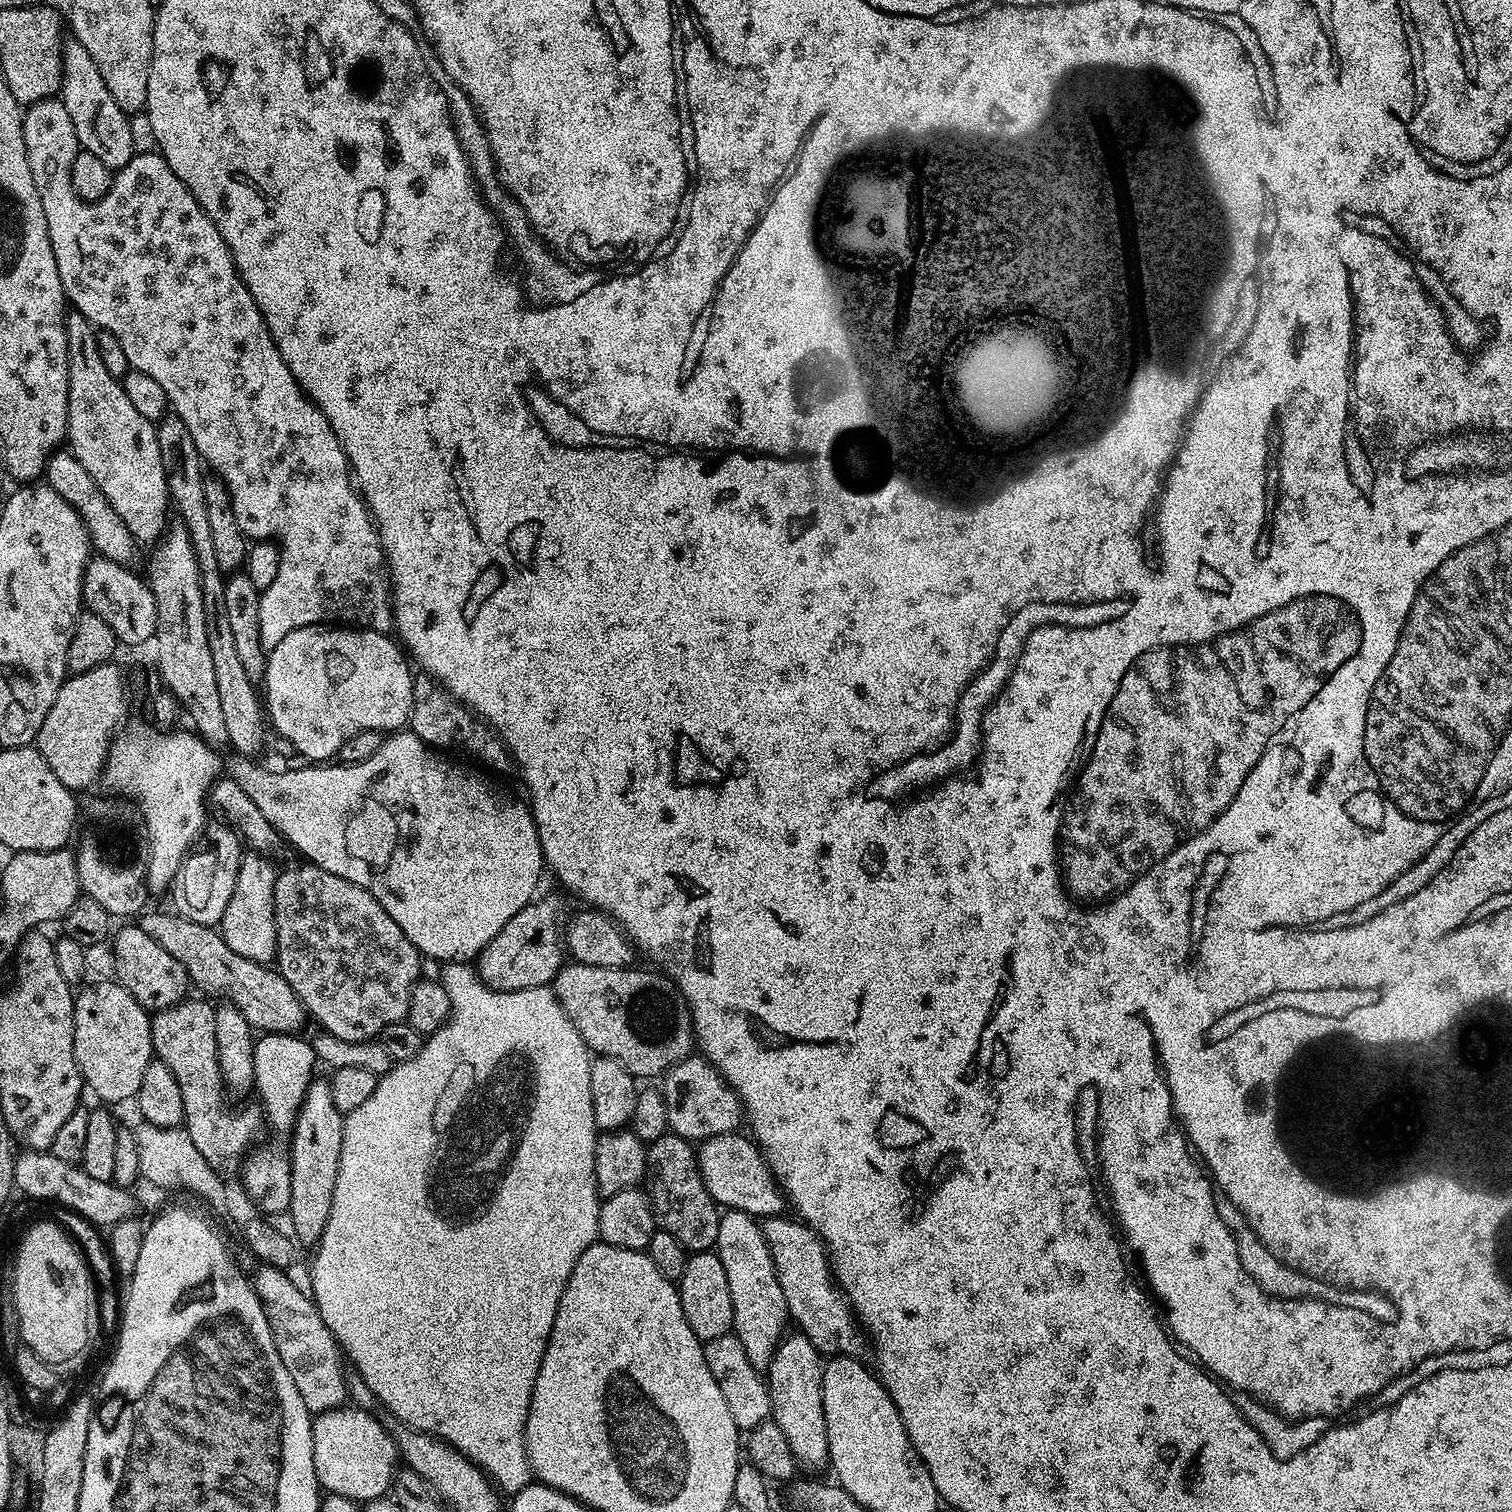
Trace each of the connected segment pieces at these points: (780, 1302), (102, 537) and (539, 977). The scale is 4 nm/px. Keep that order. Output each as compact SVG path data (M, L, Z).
M725 1211L718 1222L714 1251L726 1270L726 1282L730 1282L730 1302L734 1306L732 1332L738 1342L742 1342L752 1365L764 1370L786 1335L784 1327L789 1327L790 1317L760 1226L761 1221L757 1217L745 1212Z
M57 450L53 452L48 457L48 465L44 467L43 479L55 492L62 494L62 498L66 498L66 502L70 502L70 506L82 518L89 533L91 547L99 555L119 564L131 565L133 563L132 559L136 556L138 541L130 534L130 530L126 530L126 522L122 522L122 518L118 518L118 514L114 514L114 506L110 506L110 502L106 502L106 494L102 494L102 490L98 490L98 482L94 482L94 478L90 478L90 474L86 474L82 462L78 462L78 458L74 458L72 451Z
M533 899L480 951L474 967L480 980L496 992L513 992L531 988L547 988L566 963L562 943L560 904L556 900Z

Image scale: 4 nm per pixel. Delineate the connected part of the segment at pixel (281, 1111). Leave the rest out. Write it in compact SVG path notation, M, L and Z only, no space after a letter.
M269 1032L261 1035L254 1046L255 1095L260 1095L262 1116L276 1132L291 1133L296 1115L312 1085L316 1068L316 1052L303 1040L303 1035Z

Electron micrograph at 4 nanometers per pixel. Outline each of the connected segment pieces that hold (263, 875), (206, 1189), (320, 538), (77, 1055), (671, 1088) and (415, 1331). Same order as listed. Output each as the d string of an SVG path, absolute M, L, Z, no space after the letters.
M248 854L238 866L238 878L234 882L234 894L222 914L218 925L221 938L234 950L254 962L265 966L276 959L276 919L274 918L274 886L278 868L264 854Z
M142 1122L140 1124L141 1125L139 1127L138 1126L135 1127L134 1134L135 1134L135 1141L138 1142L138 1166L139 1166L140 1177L144 1182L147 1181L148 1183L158 1188L186 1188L188 1190L192 1190L198 1193L200 1197L210 1201L210 1204L216 1213L228 1218L230 1221L236 1223L237 1226L243 1226L244 1224L250 1222L250 1220L258 1216L257 1206L250 1198L250 1196L246 1194L243 1185L239 1181L230 1182L226 1184L223 1181L225 1179L221 1176L221 1173L218 1173L215 1170L213 1170L213 1167L210 1166L208 1161L206 1161L206 1158L204 1158L203 1155L199 1153L198 1146L194 1145L194 1142L191 1141L188 1132L185 1131L185 1129L182 1126L178 1128L166 1128L166 1127L154 1126L153 1124L147 1122Z
M49 98L27 105L23 114L22 134L30 162L30 174L34 178L38 198L42 198L42 214L46 214L46 230L50 234L50 246L54 250L54 262L58 262L58 278L62 278L67 303L75 311L81 312L99 331L109 332L114 334L114 338L118 338L122 351L126 353L129 369L150 374L150 378L154 378L154 382L158 382L158 386L166 390L171 411L182 418L182 422L186 422L186 430L190 430L194 446L198 446L201 461L226 482L230 498L234 502L234 518L245 537L253 541L273 540L280 545L278 578L274 578L274 582L270 582L270 586L260 593L258 618L262 646L265 650L270 650L278 646L278 642L282 642L286 634L311 624L355 626L370 632L391 633L394 628L392 581L388 575L388 565L384 563L384 547L376 522L354 483L346 454L330 422L326 422L326 414L322 414L320 407L312 403L300 389L294 374L290 374L290 366L286 366L282 354L278 354L278 346L272 341L264 315L258 310L250 290L246 290L241 282L236 264L232 261L232 251L226 246L222 234L218 234L218 226L214 226L214 222L204 213L194 194L190 194L182 178L178 178L178 174L170 170L170 166L156 150L137 152L129 164L113 175L110 190L102 199L91 202L80 200L78 194L74 194L74 186L70 182L70 166L82 149L74 134L74 122L70 122L66 106L58 98Z
M115 979L90 984L81 987L75 997L74 1058L87 1091L89 1088L100 1099L97 1101L113 1106L119 1100L131 1101L142 1086L142 1074L154 1058L152 1022L148 1009Z
M699 1054L679 1060L659 1081L658 1090L668 1107L668 1127L684 1140L703 1142L718 1134L735 1132L742 1124L740 1097L709 1060Z
M449 1016L441 1028L427 1037L422 1050L412 1060L402 1060L391 1065L385 1076L381 1075L374 1086L374 1094L358 1106L358 1110L347 1113L344 1118L344 1133L342 1134L342 1154L338 1162L338 1182L334 1182L334 1202L330 1206L330 1218L326 1222L326 1230L322 1230L320 1243L315 1245L316 1257L312 1260L312 1288L310 1295L315 1300L318 1310L322 1314L322 1322L334 1334L336 1343L342 1349L343 1355L354 1367L355 1375L360 1376L370 1386L370 1390L376 1395L381 1405L385 1404L394 1415L400 1419L399 1423L404 1426L428 1426L431 1435L441 1439L445 1444L460 1451L468 1457L477 1468L485 1472L488 1479L496 1485L497 1489L504 1494L515 1494L524 1489L527 1484L533 1483L532 1468L528 1465L526 1454L526 1442L524 1431L526 1430L526 1418L530 1410L530 1402L534 1394L534 1382L538 1378L538 1370L542 1366L544 1351L548 1345L548 1339L554 1326L554 1318L558 1314L558 1302L564 1293L566 1282L578 1262L578 1258L592 1244L597 1243L600 1231L598 1230L598 1214L602 1197L596 1191L596 1179L594 1178L594 1154L596 1153L596 1137L598 1129L594 1122L594 1102L590 1098L590 1066L593 1057L590 1049L578 1034L574 1022L570 1018L565 1020L455 1020Z

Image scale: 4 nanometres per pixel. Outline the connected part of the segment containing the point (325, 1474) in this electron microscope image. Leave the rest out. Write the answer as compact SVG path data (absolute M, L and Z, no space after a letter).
M341 1406L313 1419L314 1470L325 1493L357 1502L371 1502L389 1495L398 1471L396 1438L372 1415L376 1414L367 1408Z

